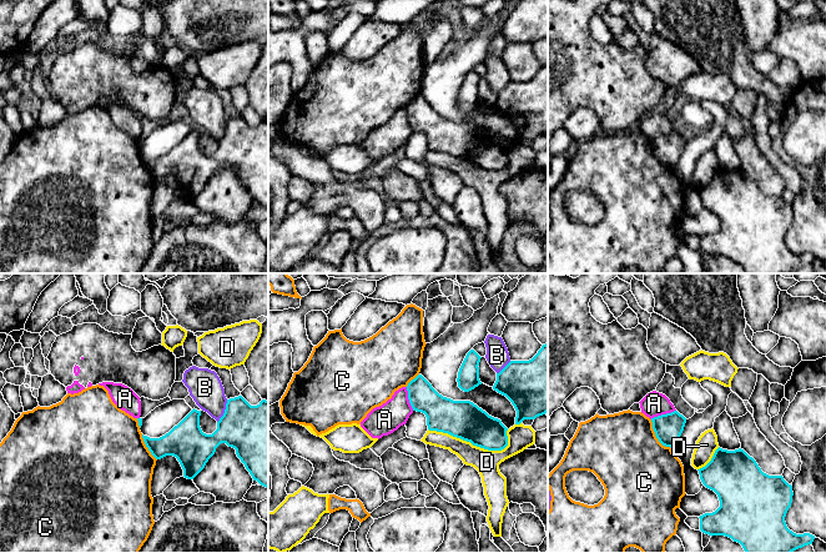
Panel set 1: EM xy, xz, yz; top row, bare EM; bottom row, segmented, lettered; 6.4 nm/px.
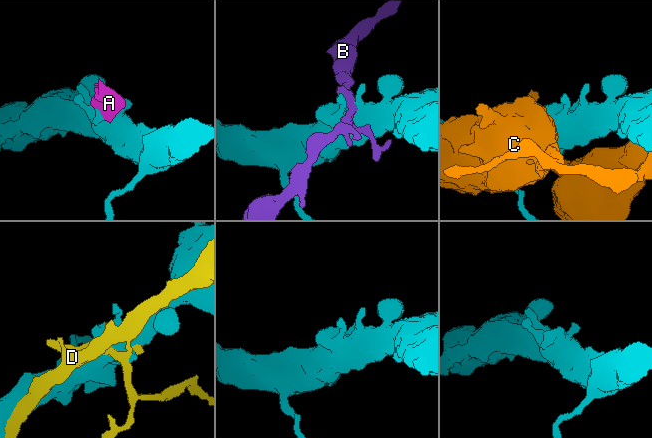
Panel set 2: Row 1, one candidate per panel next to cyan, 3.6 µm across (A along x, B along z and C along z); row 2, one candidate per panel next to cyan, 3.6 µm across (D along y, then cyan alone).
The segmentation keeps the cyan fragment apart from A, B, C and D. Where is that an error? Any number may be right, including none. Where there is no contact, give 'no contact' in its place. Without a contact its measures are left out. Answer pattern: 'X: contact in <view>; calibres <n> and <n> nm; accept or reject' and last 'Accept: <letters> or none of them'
A: contact in yz; calibres 180 and 160 nm; reject
B: contact in xy; calibres 360 and 220 nm; reject
C: contact in yz; calibres 180 and 480 nm; reject
D: contact in xz; calibres 240 and 160 nm; reject
Accept: none of them

